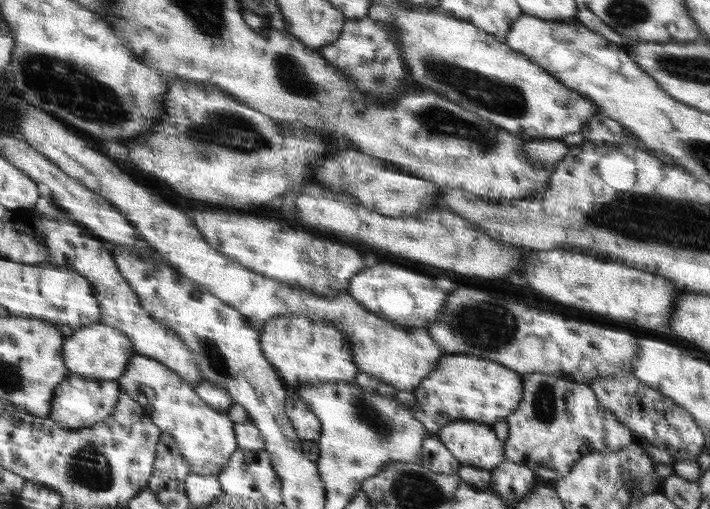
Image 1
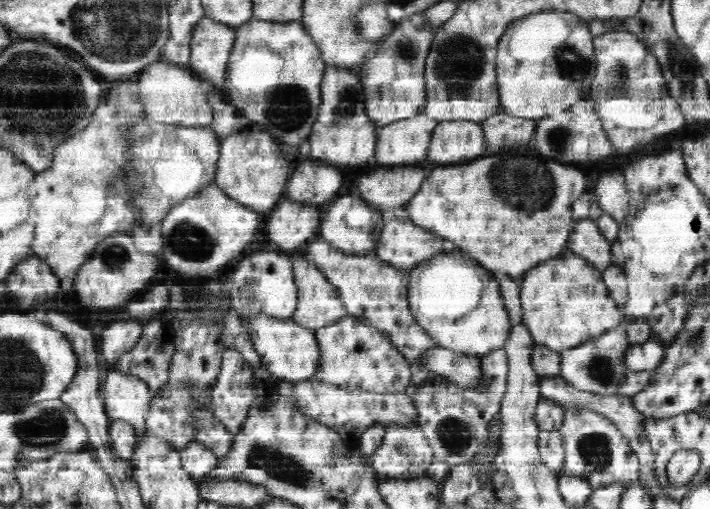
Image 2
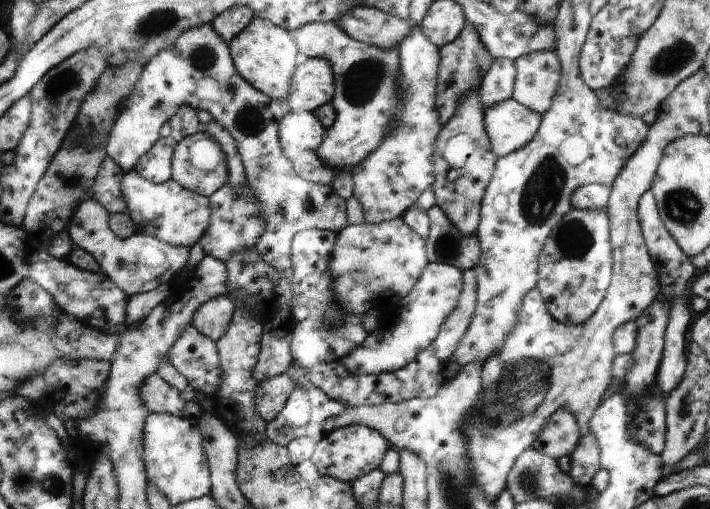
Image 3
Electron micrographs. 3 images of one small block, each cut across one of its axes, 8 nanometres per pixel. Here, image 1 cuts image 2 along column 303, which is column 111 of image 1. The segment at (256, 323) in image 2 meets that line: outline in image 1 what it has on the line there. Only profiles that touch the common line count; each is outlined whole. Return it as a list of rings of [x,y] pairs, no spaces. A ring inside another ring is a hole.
[[[94,324],[76,331],[76,334],[66,338],[64,356],[70,367],[71,374],[79,374],[90,379],[119,382],[126,375],[126,368],[134,354],[137,354],[134,344],[126,331],[106,324]]]

